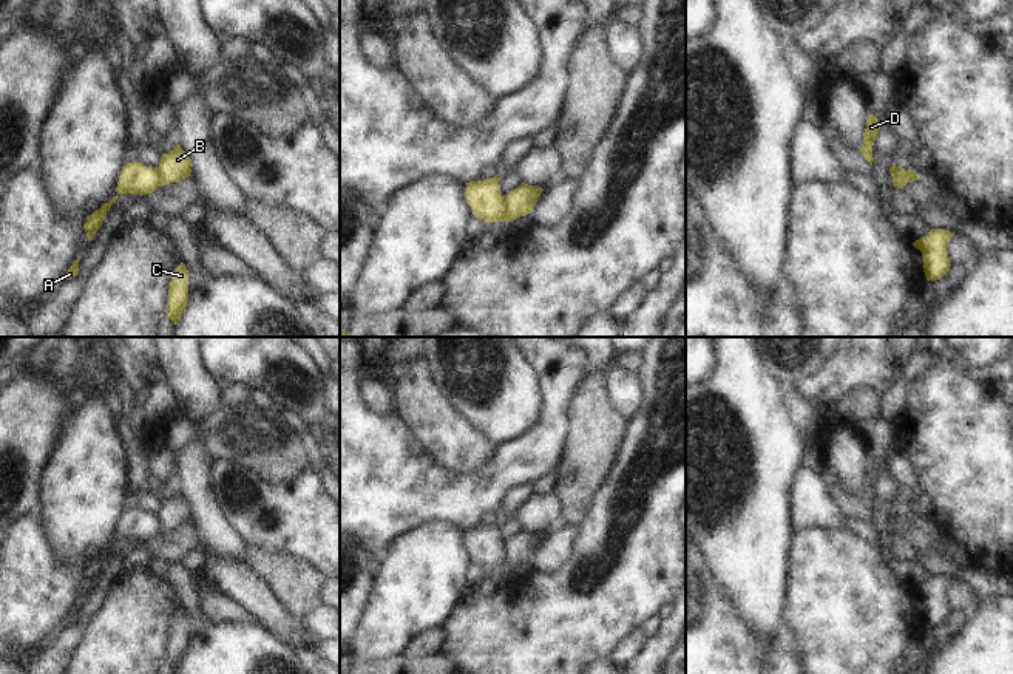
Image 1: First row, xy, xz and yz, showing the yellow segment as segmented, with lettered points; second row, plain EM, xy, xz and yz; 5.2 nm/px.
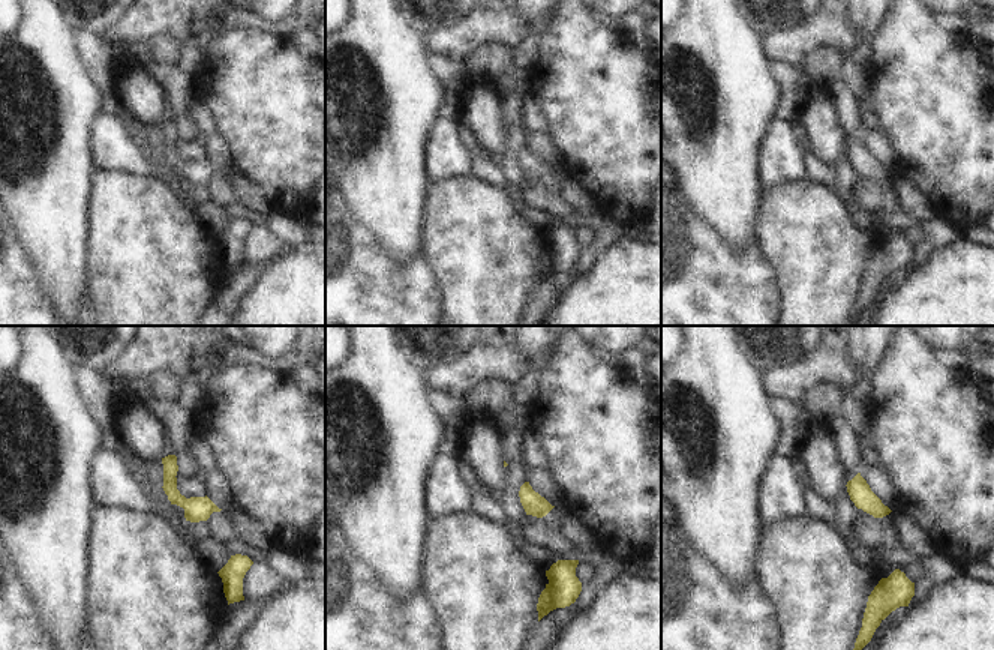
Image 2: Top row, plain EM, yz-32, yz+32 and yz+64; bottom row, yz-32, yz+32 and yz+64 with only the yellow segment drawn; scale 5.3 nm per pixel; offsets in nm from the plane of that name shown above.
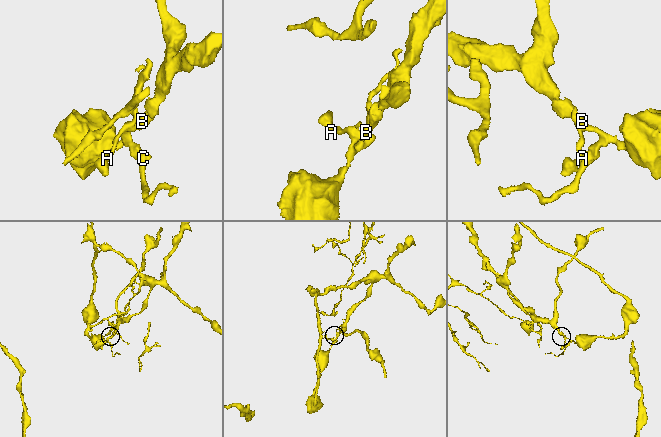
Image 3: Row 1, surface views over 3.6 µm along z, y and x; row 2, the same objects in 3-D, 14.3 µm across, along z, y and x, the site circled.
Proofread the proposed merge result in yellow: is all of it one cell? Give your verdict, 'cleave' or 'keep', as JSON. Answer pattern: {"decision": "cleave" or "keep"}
{"decision": "cleave"}

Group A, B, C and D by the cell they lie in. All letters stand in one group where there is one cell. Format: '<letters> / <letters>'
A C D / B

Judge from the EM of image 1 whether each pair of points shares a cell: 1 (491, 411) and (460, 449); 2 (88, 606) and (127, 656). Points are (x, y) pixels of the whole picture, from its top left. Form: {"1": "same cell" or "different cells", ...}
{"1": "different cells", "2": "different cells"}

